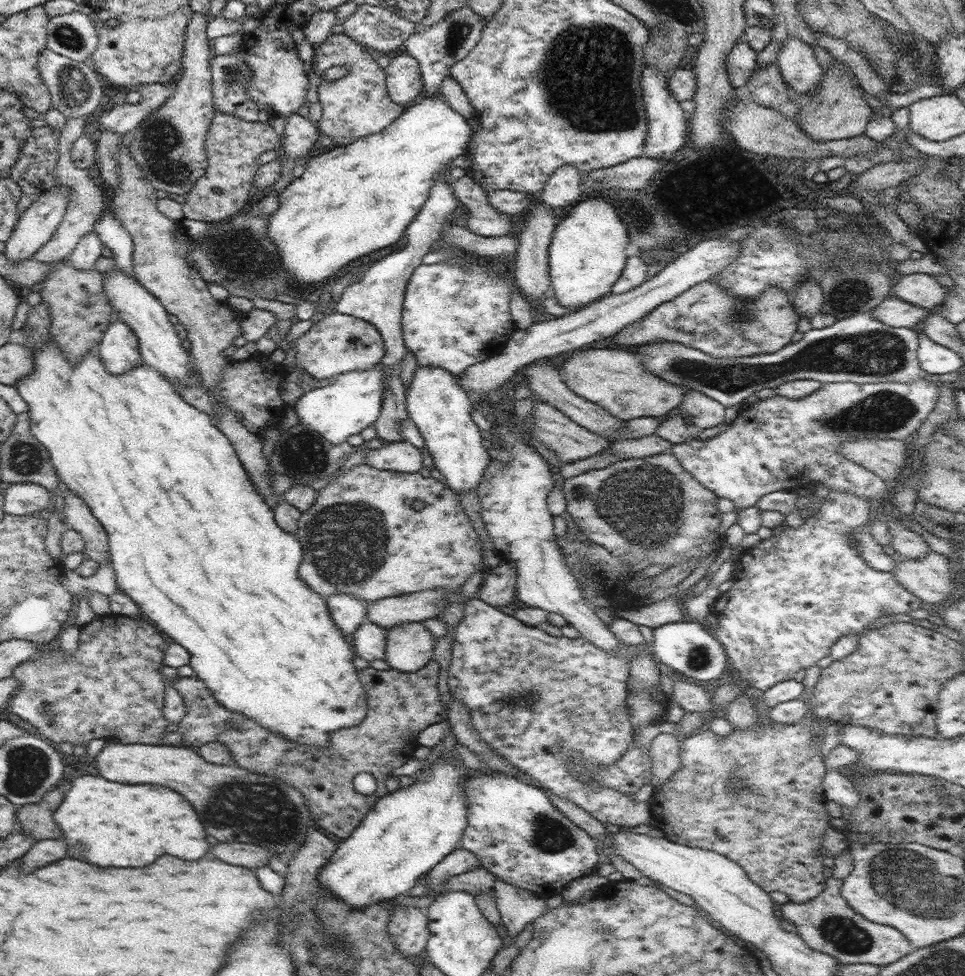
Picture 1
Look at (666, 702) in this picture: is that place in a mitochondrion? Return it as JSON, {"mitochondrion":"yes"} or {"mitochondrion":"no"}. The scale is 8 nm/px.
{"mitochondrion":"no"}

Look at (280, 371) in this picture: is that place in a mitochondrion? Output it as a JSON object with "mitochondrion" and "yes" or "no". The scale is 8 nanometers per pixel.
{"mitochondrion":"no"}

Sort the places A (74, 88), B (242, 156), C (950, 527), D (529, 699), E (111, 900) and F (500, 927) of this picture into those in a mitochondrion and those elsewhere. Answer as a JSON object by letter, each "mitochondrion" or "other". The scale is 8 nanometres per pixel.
{"A":"mitochondrion","B":"other","C":"other","D":"mitochondrion","E":"other","F":"other"}

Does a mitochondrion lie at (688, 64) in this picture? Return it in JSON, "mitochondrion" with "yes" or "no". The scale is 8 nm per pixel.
{"mitochondrion":"no"}

